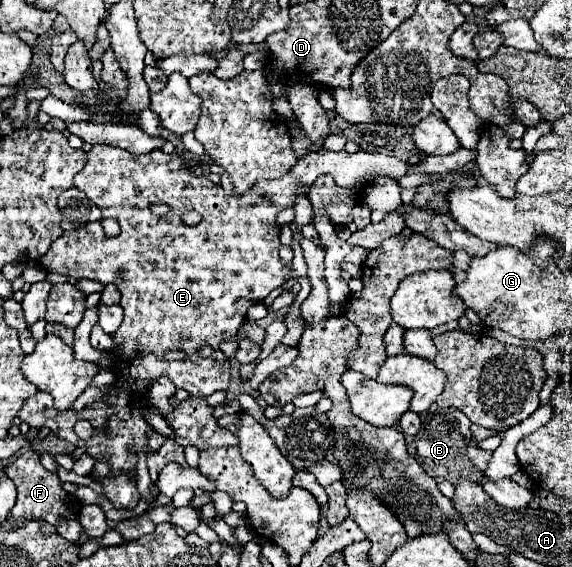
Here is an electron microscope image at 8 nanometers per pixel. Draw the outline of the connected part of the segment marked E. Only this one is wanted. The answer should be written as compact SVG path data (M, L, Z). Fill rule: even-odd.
M93 144L87 156L85 168L75 176L75 186L101 208L103 218L115 218L119 222L121 234L117 238L107 238L101 220L75 232L63 232L41 258L41 266L53 274L99 280L101 284L115 284L119 288L119 304L125 310L125 318L117 332L111 334L113 350L109 352L109 368L117 376L109 386L111 394L103 394L99 400L87 404L75 418L61 412L55 416L53 400L49 400L49 396L39 398L39 392L21 406L19 418L37 430L51 430L61 440L67 440L65 436L75 436L73 424L77 418L89 420L95 434L85 442L87 454L97 462L109 462L111 476L129 472L135 480L137 450L145 450L147 462L153 462L153 458L163 462L185 462L183 446L175 440L165 440L157 452L149 448L151 426L145 422L143 412L149 406L147 390L153 382L167 376L177 388L185 388L190 396L199 398L227 390L229 360L223 354L199 358L197 346L199 342L211 342L217 350L219 342L239 332L247 318L247 310L283 284L291 268L283 266L279 260L281 242L275 216L281 208L295 204L299 184L301 190L308 193L319 176L331 174L337 188L359 190L365 176L371 174L393 176L395 180L407 174L445 174L473 160L475 150L459 148L449 156L427 156L415 166L393 156L363 150L355 154L345 150L319 150L299 159L283 178L259 180L249 192L229 196L207 176L195 176L179 154L165 154L161 150L131 154L121 148ZM157 202L169 206L167 216L159 218L151 212ZM189 210L201 214L199 224L183 224L181 214ZM167 350L181 350L187 358L163 360L161 356ZM217 374L225 376L225 388L217 384ZM129 446L133 446L133 450L129 450Z

